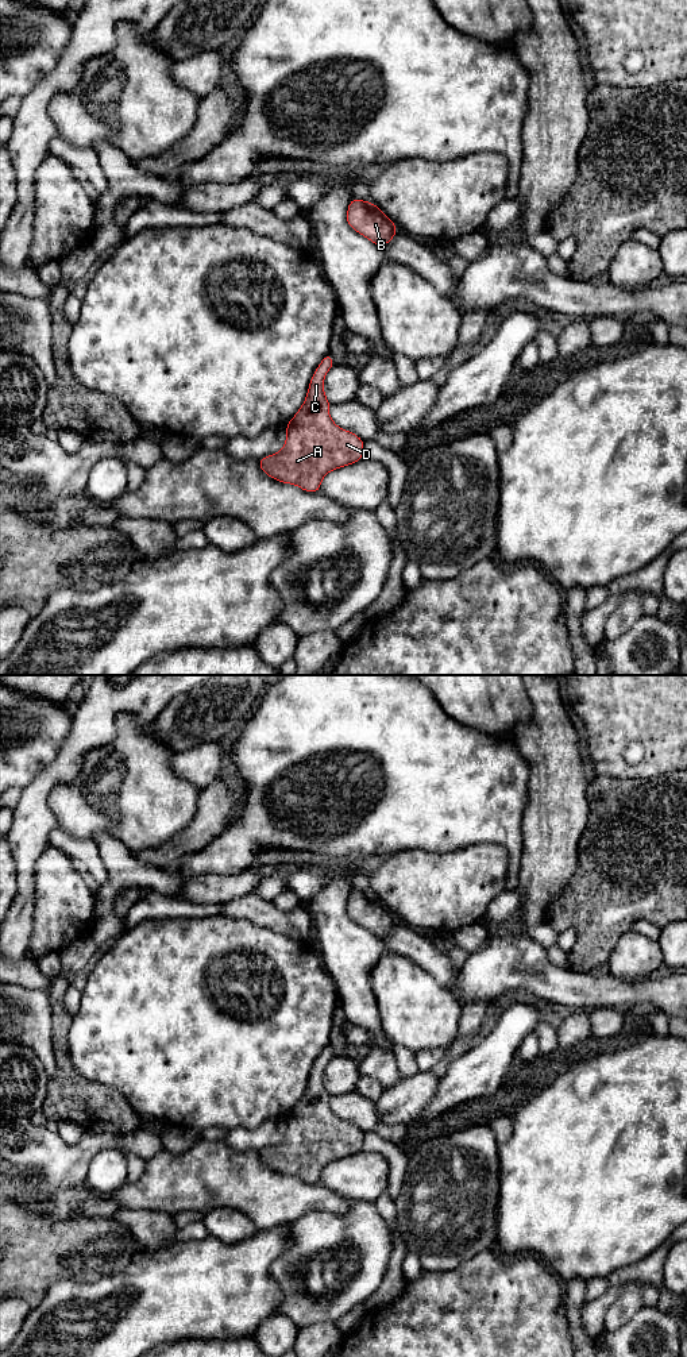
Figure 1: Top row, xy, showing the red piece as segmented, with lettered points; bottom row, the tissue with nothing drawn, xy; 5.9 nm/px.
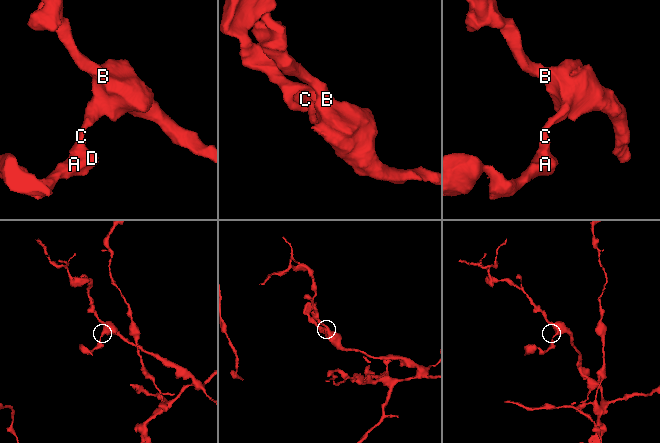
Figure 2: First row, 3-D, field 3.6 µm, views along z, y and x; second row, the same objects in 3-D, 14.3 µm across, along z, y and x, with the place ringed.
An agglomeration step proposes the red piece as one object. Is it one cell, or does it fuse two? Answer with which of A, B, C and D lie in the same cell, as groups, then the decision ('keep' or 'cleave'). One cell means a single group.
A B C D | keep

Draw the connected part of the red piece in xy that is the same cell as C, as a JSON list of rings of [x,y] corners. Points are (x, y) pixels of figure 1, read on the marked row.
[[[328,352],[312,375],[302,406],[286,424],[283,448],[259,459],[266,475],[309,493],[320,490],[329,471],[363,459],[364,440],[337,427],[329,416],[324,378],[333,366]]]

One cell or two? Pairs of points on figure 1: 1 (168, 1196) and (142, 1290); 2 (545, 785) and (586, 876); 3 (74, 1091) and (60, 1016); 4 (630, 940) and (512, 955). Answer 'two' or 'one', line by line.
1: two
2: two
3: one
4: two

